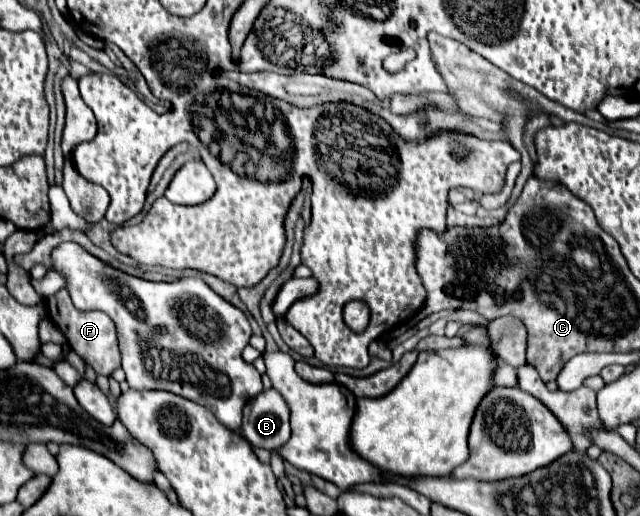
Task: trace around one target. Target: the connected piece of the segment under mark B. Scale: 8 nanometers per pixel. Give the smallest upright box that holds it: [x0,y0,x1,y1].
[242,389,290,449]

